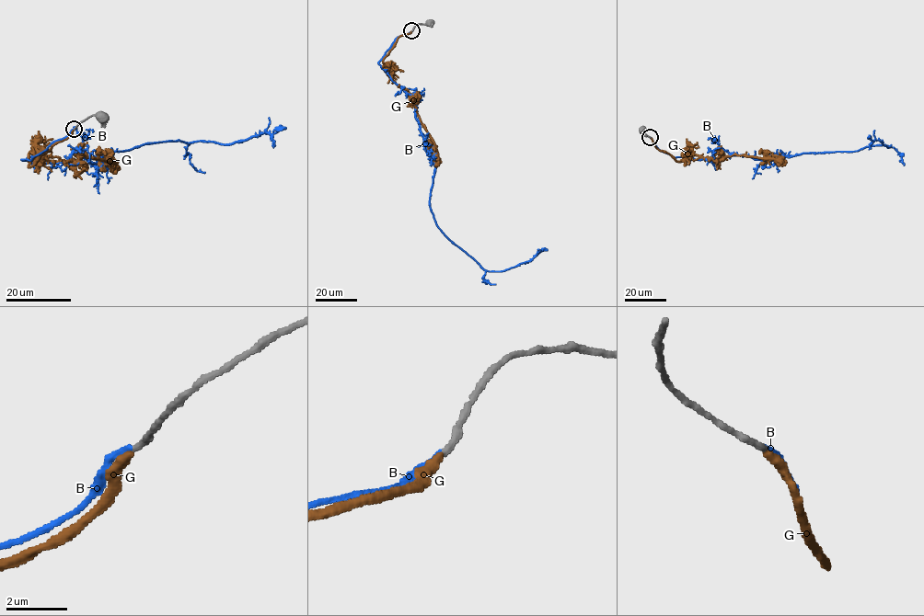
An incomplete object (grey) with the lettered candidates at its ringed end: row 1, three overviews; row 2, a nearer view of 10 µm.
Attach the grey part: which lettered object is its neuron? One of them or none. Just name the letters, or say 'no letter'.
B

